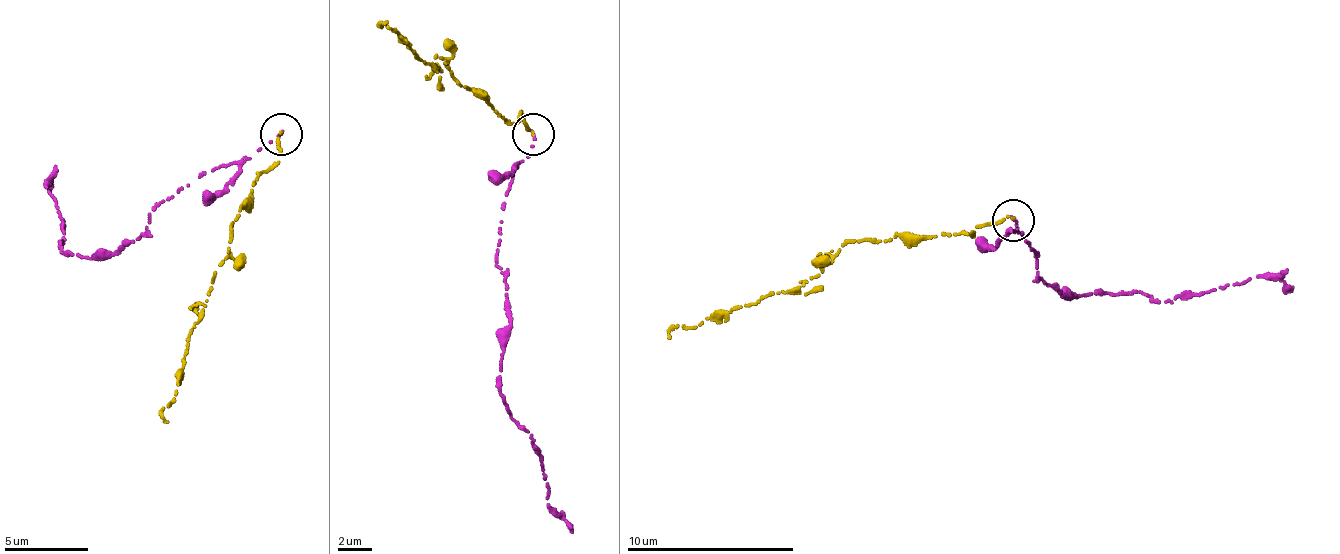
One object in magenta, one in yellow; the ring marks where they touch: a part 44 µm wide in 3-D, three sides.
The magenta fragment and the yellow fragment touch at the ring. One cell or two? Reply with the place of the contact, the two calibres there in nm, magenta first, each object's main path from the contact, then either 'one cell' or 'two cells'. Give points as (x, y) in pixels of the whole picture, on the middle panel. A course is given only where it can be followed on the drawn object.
(533, 134) | 150/160 nm | magenta via (533, 135), (504, 203), (494, 266), (511, 313), (498, 393), (531, 433), (548, 508), (571, 529) | yellow via (531, 134), (521, 112), (508, 123), (446, 63), (437, 57), (441, 73), (397, 30), (381, 27), (387, 20) | two cells

